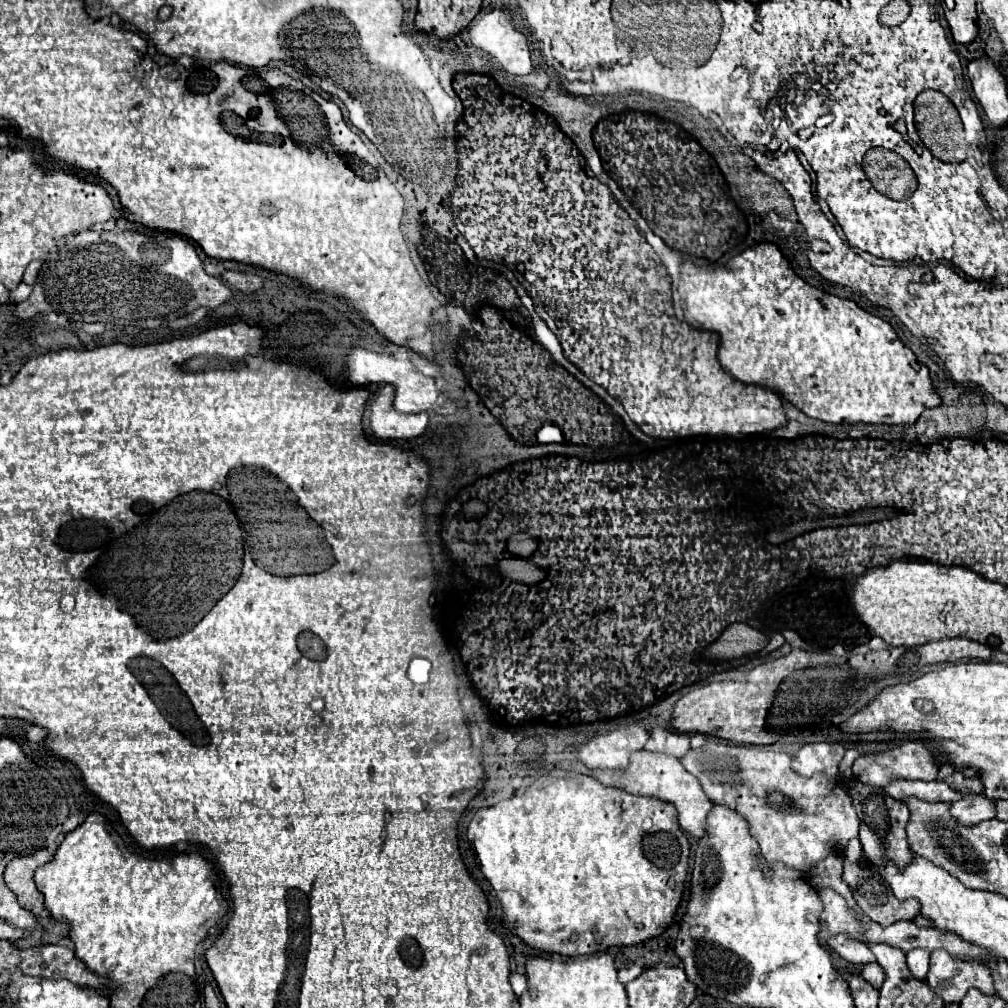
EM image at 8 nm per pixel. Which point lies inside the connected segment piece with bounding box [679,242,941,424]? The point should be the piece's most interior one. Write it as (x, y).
(834, 361)

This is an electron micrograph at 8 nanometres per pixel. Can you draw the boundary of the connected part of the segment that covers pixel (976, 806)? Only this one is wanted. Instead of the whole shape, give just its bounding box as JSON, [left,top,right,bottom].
[951,794,995,826]

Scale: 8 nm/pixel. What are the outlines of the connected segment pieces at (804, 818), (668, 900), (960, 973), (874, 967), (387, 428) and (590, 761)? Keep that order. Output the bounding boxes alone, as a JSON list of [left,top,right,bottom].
[[681,738,859,872],[467,770,689,956],[927,950,995,1004],[861,962,885,988],[371,384,429,440],[577,724,649,770]]

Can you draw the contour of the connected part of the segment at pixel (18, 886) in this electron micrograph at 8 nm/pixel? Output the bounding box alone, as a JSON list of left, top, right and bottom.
[5,850,53,916]

